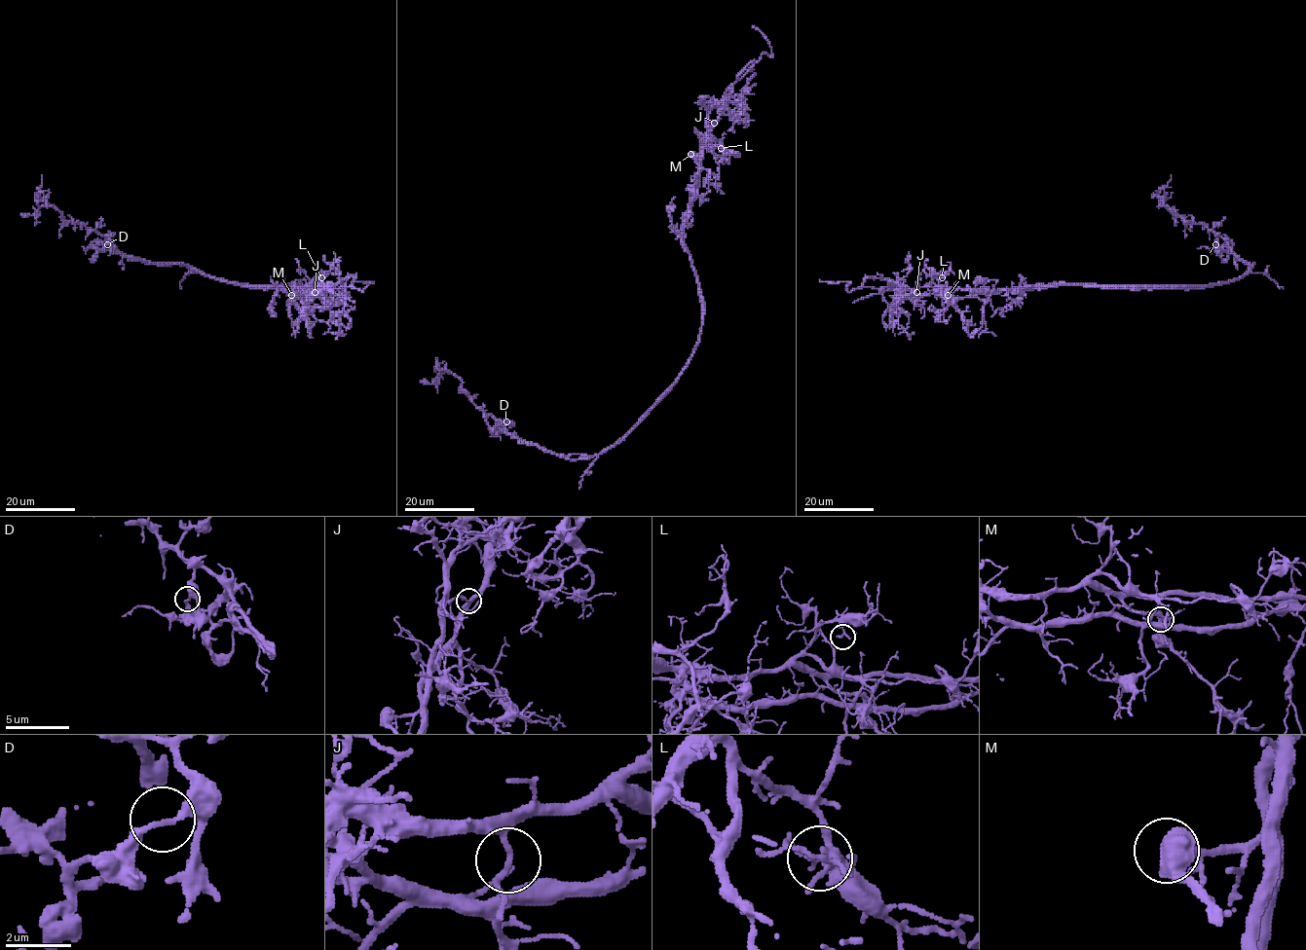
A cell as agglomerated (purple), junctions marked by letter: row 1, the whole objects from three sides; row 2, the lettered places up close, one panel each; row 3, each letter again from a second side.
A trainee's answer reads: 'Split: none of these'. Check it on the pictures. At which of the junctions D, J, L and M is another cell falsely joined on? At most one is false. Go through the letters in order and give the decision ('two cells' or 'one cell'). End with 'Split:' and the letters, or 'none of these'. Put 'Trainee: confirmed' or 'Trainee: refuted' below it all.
D: two cells
J: one cell
L: one cell
M: one cell
Split: D
Trainee: refuted

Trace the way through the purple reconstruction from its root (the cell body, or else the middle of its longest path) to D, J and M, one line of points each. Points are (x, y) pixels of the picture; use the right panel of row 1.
D: (1148, 286), (1217, 285), (1238, 279), (1250, 269), (1250, 263), (1215, 244)
J: (1148, 286), (1036, 284), (1002, 290), (919, 286), (916, 292)
M: (1148, 286), (1036, 284), (980, 292), (968, 297), (948, 295)

